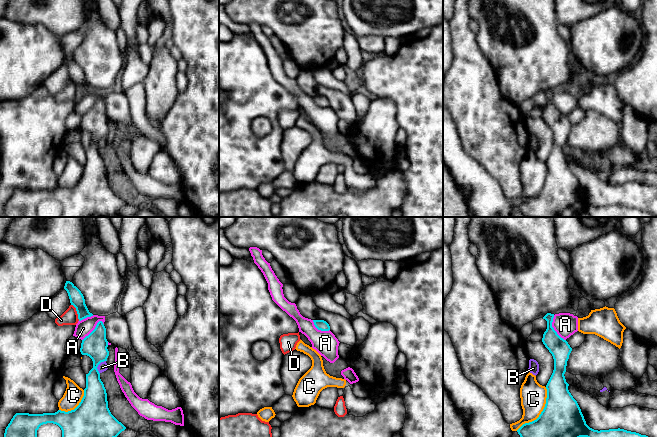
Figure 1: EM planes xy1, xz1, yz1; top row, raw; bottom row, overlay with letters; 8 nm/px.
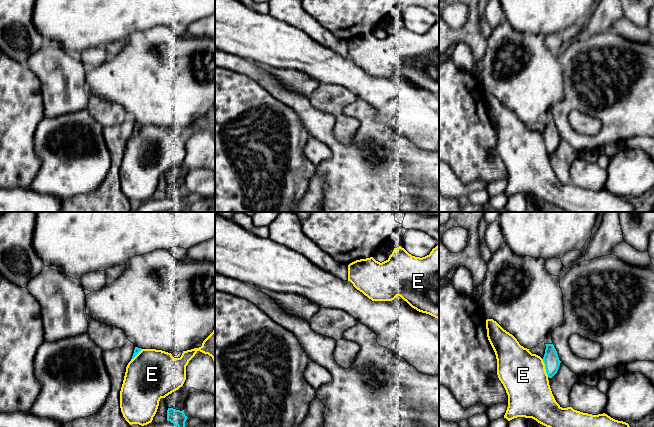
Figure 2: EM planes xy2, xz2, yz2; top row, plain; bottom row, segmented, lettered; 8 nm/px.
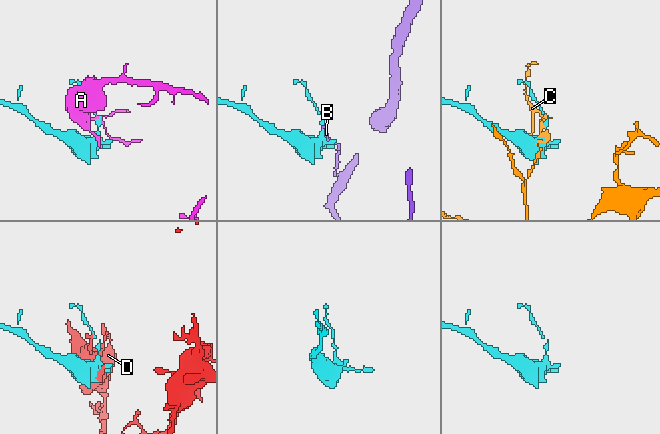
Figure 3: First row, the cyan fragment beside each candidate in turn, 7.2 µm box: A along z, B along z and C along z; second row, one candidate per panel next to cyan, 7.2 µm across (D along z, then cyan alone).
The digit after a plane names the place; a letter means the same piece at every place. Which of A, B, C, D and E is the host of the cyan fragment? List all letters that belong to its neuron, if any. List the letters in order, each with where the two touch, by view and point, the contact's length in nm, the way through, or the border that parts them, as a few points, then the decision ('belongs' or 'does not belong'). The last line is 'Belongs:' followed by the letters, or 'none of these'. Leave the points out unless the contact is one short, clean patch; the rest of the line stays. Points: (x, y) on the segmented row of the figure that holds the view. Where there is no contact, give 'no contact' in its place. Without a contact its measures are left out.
A: yz1 (553, 328) | 220 nm | along yz1 (553, 315), (552, 327), (565, 340) | does not belong
B: xy1 (97, 366) | 120 nm | does not belong
C: yz1 (541, 413) | 420 nm | does not belong
D: xy1 (77, 312) | 150 nm | does not belong
E: yz2 (545, 368) | 150 nm | does not belong
Belongs: none of these

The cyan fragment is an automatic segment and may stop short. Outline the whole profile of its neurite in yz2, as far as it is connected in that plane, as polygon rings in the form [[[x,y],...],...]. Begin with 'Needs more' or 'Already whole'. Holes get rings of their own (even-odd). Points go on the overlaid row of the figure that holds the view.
Needs more. [[[551,332],[546,335],[544,340],[546,349],[543,357],[546,373],[549,378],[552,378],[558,371],[561,361],[559,360],[557,351],[553,345]]]

